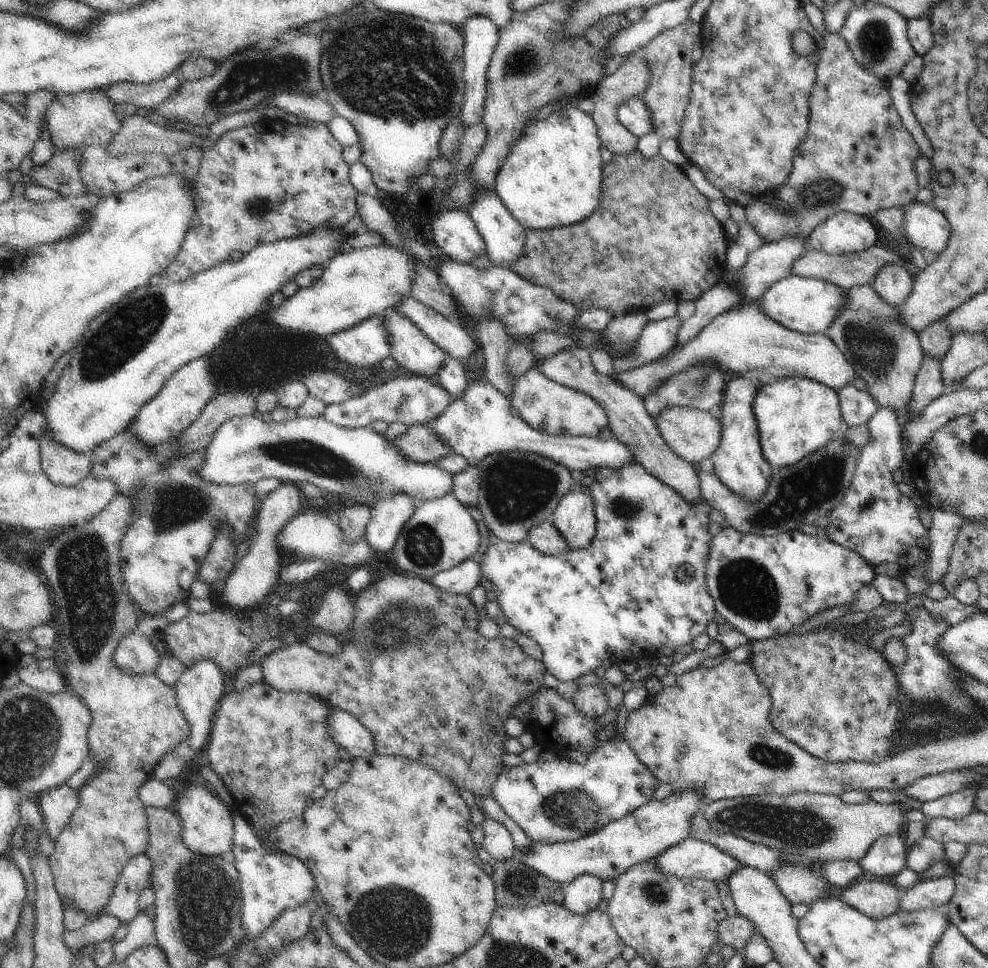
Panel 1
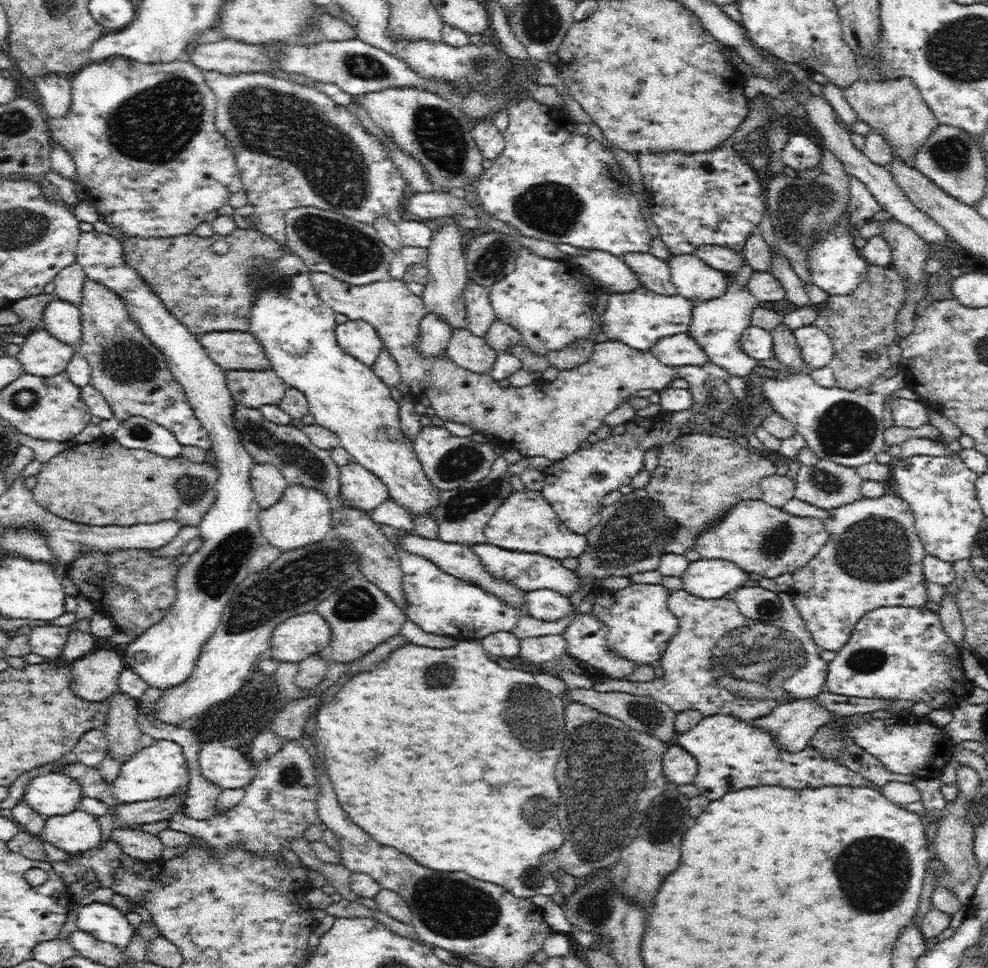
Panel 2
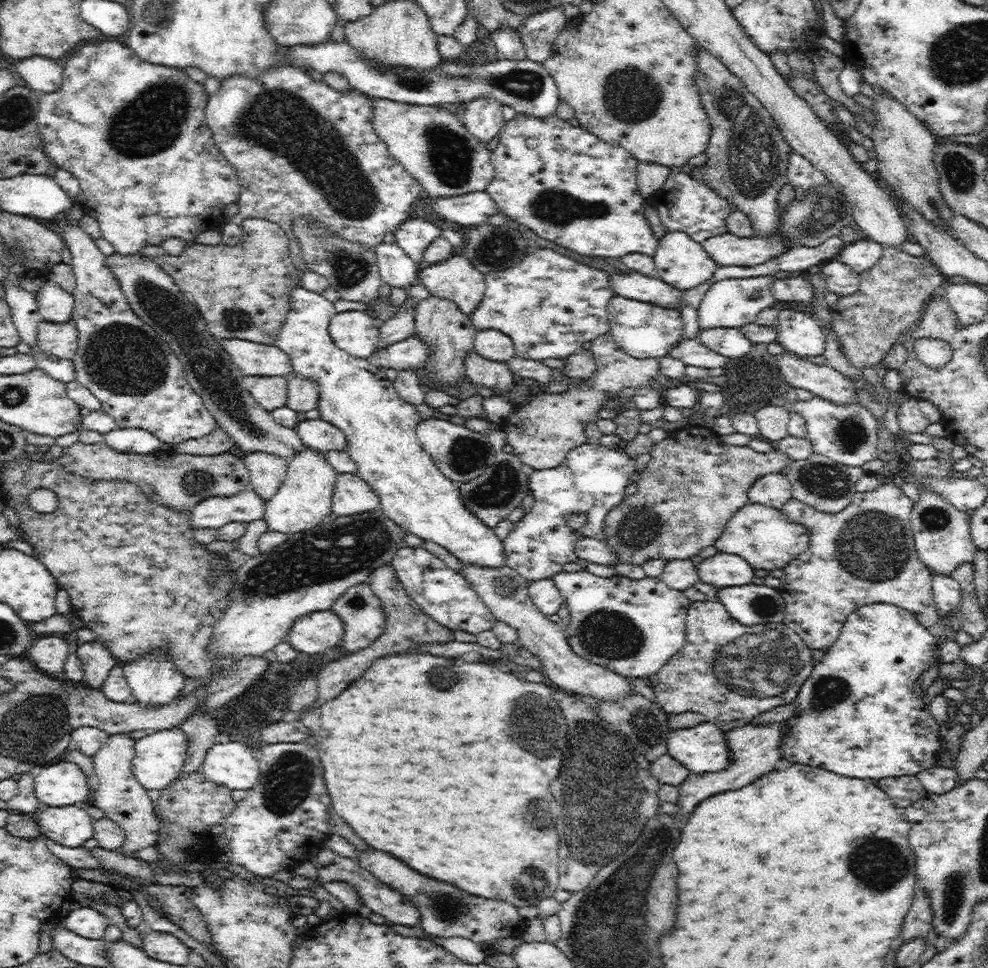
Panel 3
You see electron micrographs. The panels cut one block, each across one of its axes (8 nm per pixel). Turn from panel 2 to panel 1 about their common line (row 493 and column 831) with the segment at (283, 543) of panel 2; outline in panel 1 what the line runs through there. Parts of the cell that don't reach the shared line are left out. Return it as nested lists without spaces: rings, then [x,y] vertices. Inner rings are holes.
[[[789,274],[787,278],[781,278],[775,284],[771,284],[765,290],[765,294],[757,300],[759,300],[759,308],[763,310],[763,314],[767,318],[771,318],[771,320],[775,320],[775,324],[781,324],[783,328],[789,328],[791,332],[799,332],[799,334],[825,334],[845,302],[843,288],[829,284],[825,280],[801,278],[795,274]]]

